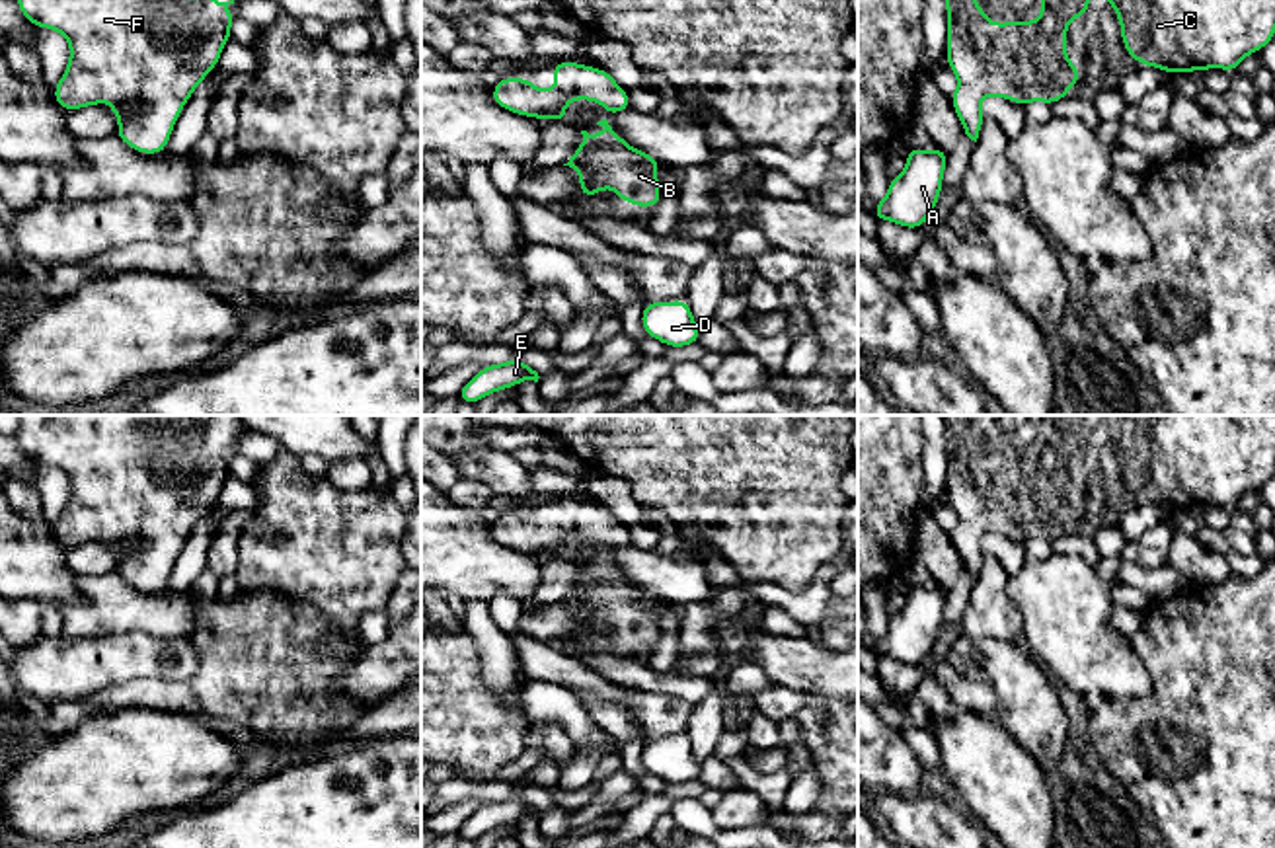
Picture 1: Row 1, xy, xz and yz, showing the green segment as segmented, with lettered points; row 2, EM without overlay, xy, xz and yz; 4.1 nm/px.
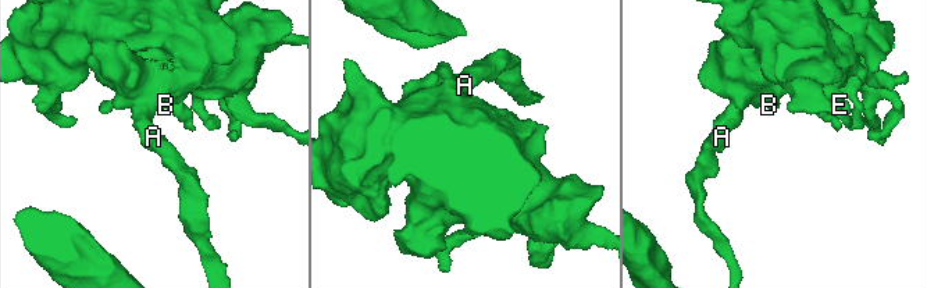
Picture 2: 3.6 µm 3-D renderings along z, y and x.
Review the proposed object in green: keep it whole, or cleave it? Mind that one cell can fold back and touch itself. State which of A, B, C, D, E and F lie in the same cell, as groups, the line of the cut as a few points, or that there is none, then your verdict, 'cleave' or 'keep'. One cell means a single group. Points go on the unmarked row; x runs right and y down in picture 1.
A B C D E F; no cut; keep

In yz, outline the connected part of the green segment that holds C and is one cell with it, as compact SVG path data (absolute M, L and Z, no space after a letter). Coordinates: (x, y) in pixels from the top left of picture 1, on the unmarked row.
M1101 415L1094 433L1107 435L1117 448L1129 493L1172 511L1207 505L1236 509L1244 493L1259 489L1275 474L1275 415Z

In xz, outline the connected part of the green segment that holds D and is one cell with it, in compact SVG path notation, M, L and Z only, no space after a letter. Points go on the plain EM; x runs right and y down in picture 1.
M686 737L643 741L641 764L649 774L663 778L667 784L684 784L700 776Z

